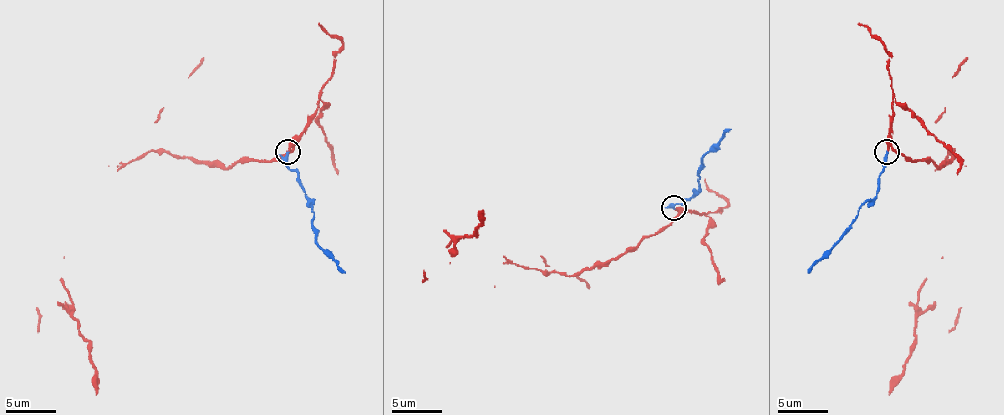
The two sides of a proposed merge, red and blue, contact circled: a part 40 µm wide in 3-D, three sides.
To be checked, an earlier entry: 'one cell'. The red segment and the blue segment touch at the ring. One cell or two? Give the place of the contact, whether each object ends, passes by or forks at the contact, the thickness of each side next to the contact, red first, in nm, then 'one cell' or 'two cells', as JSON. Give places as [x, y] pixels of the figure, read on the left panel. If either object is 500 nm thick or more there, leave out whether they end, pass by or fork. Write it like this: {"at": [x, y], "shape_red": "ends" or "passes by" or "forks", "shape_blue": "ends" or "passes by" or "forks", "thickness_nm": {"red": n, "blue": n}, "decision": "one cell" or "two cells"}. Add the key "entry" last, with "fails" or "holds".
{"at": [288, 152], "shape_red": "passes by", "shape_blue": "ends", "thickness_nm": {"red": 160, "blue": 260}, "decision": "two cells", "entry": "fails"}

